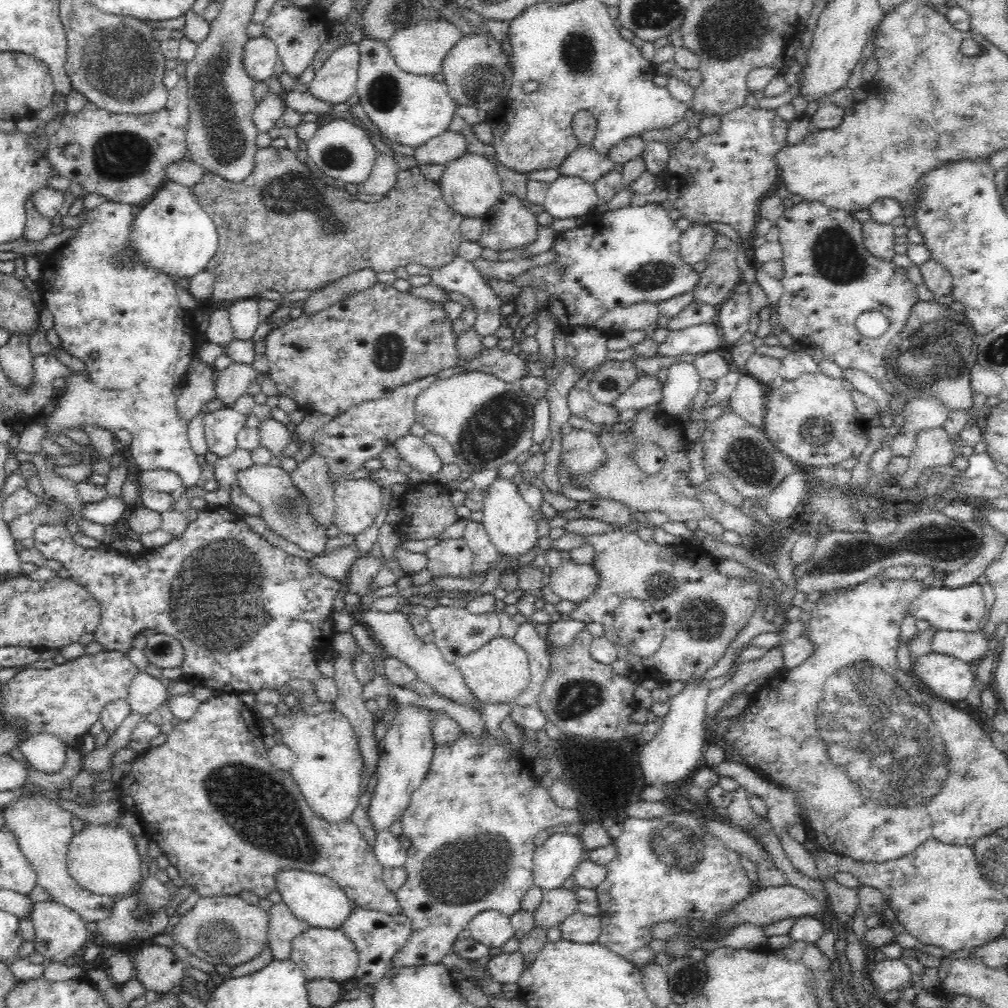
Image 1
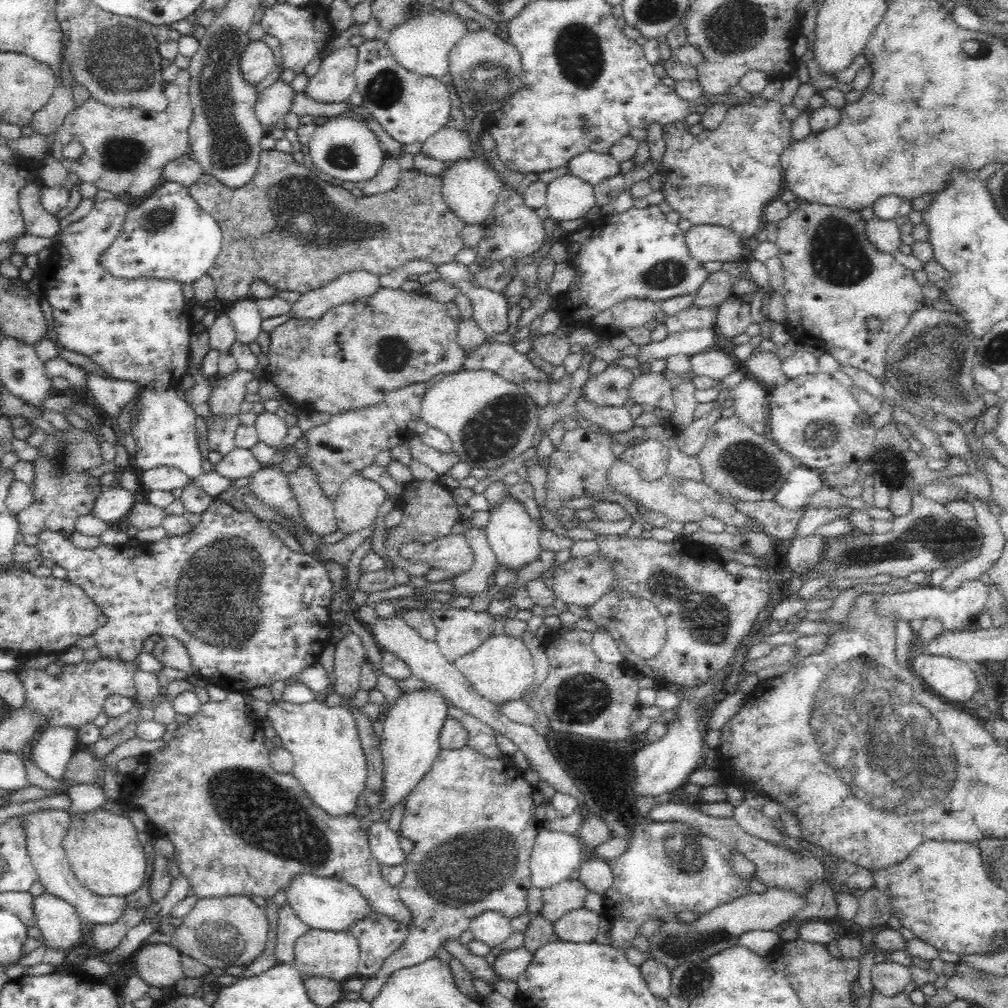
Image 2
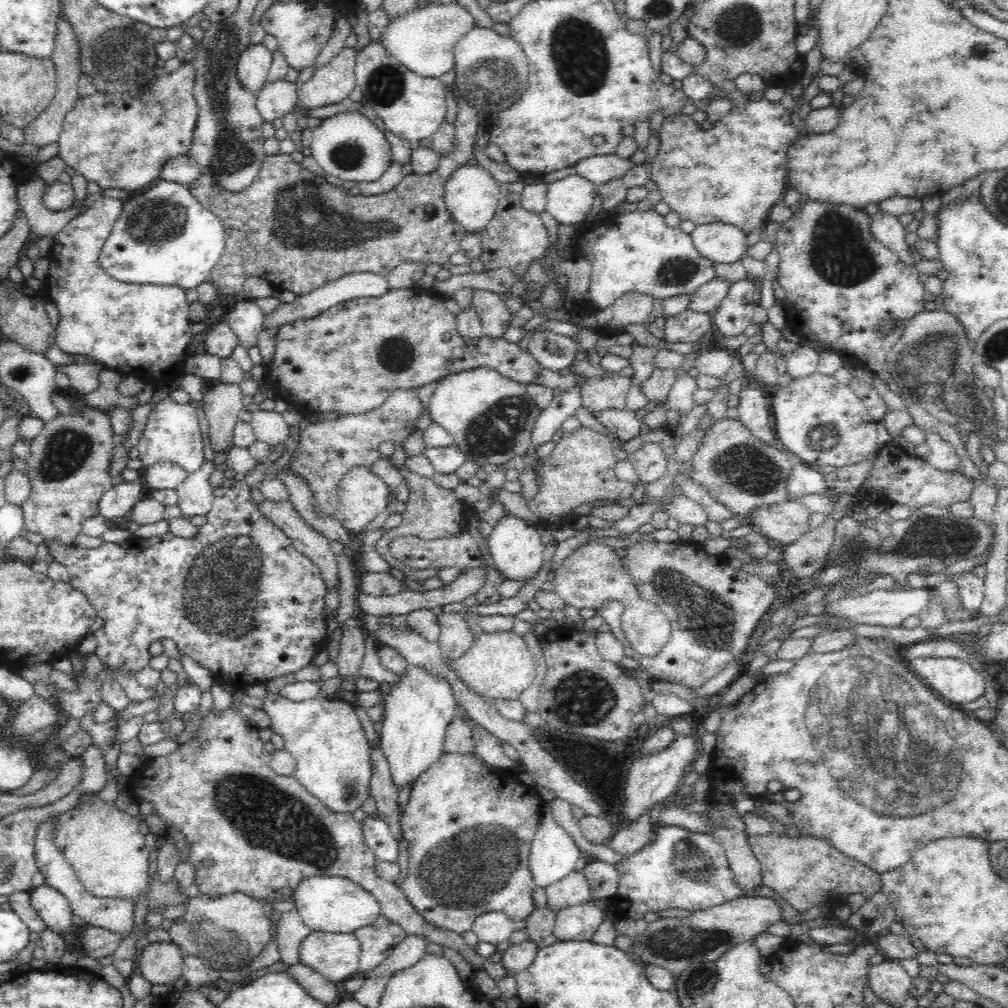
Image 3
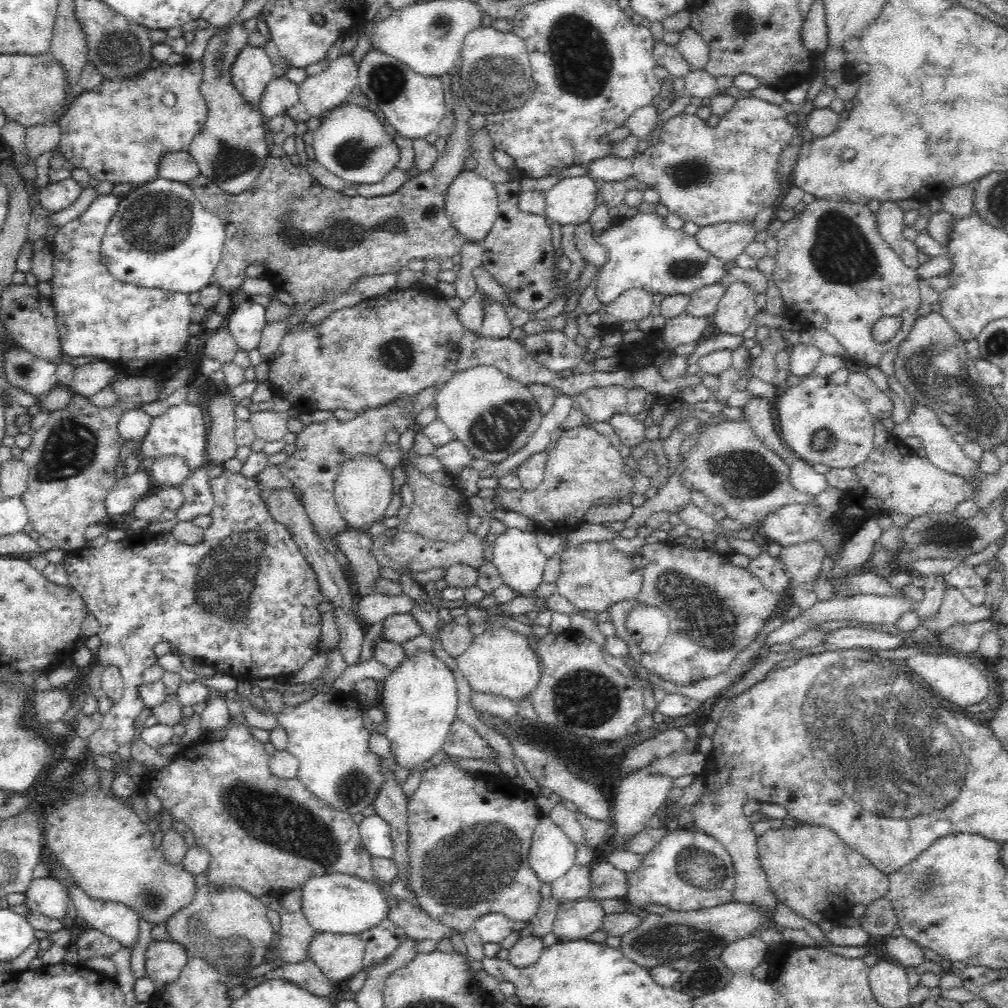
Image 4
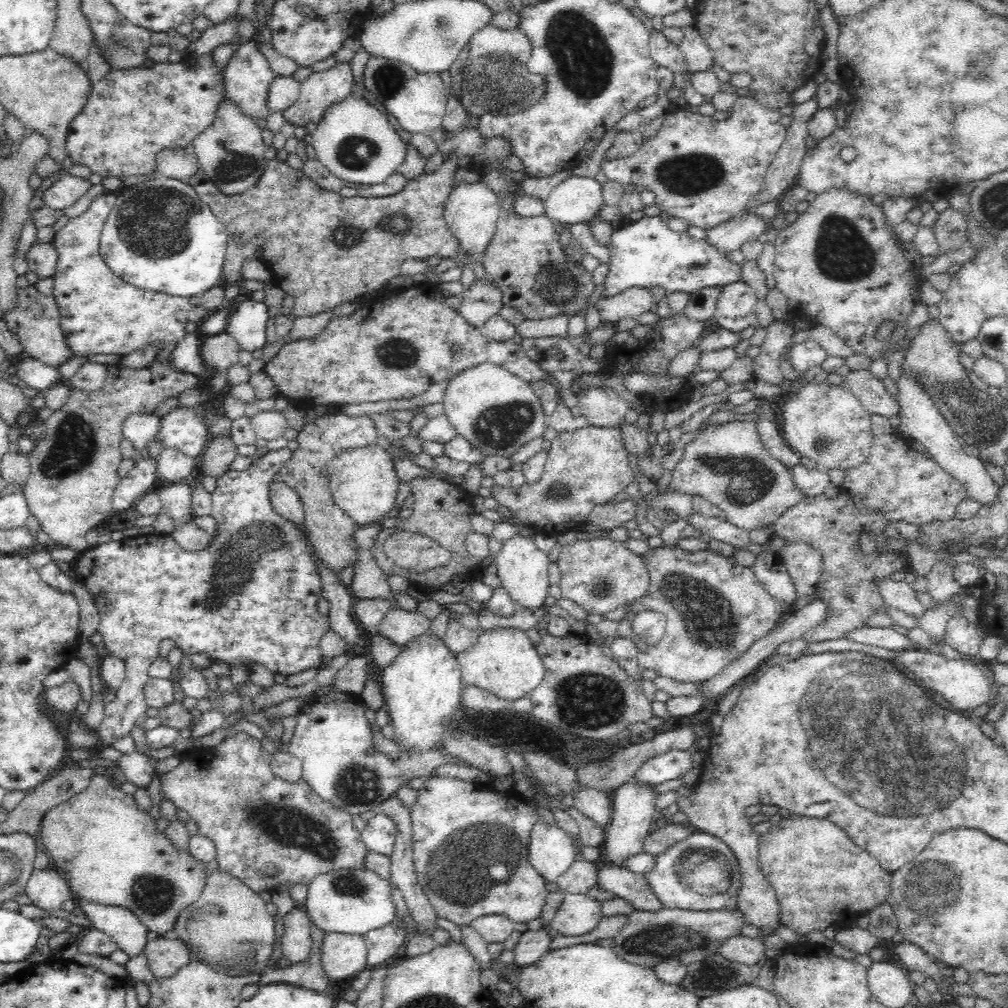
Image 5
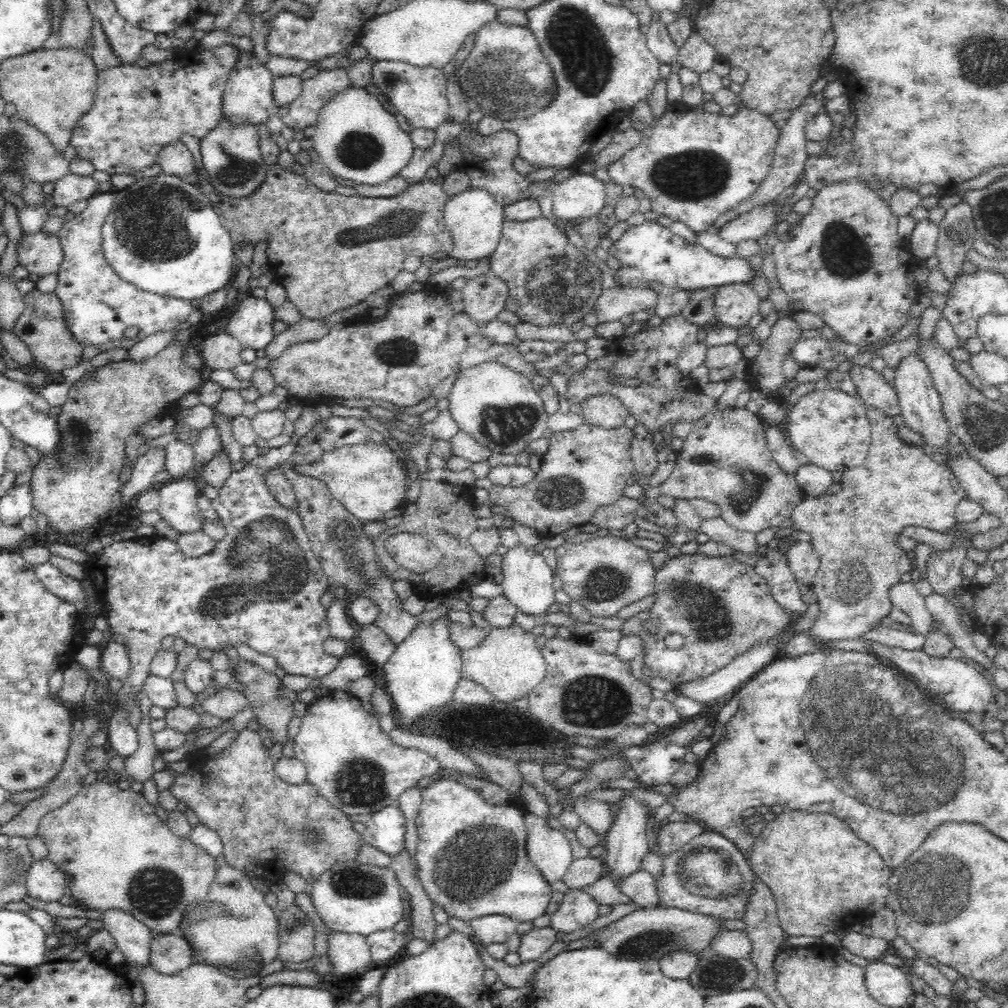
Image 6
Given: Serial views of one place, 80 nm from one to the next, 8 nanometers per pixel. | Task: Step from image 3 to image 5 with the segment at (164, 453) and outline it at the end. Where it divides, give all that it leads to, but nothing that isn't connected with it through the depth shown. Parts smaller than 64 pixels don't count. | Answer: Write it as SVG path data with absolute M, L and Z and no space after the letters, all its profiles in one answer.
M201 406L174 408L160 418L160 428L152 441L159 442L160 448L178 449L198 465L208 439L203 412Z

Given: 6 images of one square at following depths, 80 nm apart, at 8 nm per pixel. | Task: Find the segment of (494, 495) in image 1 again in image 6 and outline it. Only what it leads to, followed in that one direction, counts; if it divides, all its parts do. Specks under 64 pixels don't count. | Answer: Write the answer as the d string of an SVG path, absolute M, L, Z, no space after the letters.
M518 542L503 555L500 563L501 586L503 594L523 613L540 616L550 613L554 608L555 589L553 570L546 563L543 554Z

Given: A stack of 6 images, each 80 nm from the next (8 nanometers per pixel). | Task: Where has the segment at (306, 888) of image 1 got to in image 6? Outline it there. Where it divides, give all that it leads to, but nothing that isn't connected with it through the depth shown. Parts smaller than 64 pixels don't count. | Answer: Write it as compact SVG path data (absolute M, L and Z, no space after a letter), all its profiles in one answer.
M358 861L338 863L321 874L310 884L309 896L322 922L334 932L358 933L366 936L376 930L393 928L406 914L402 890L394 871L390 868L360 864Z

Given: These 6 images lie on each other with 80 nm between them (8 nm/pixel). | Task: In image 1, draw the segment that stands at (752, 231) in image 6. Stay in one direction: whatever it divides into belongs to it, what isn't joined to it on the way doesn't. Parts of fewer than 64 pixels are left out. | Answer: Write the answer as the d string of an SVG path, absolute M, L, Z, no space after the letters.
M692 226L682 231L678 242L678 255L684 263L695 267L704 258L714 242L714 231L706 226Z

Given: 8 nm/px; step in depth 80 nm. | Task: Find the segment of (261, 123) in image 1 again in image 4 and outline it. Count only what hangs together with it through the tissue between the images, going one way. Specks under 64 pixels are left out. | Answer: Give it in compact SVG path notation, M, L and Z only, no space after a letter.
M287 77L274 78L261 95L258 104L259 112L264 121L274 116L284 116L288 110L298 103L299 86L290 82Z

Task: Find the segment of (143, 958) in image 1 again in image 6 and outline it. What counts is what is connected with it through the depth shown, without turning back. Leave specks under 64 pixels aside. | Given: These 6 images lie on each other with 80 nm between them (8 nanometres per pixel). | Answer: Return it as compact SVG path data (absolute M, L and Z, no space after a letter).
M178 932L159 934L150 942L148 960L156 972L176 974L194 962L193 947Z

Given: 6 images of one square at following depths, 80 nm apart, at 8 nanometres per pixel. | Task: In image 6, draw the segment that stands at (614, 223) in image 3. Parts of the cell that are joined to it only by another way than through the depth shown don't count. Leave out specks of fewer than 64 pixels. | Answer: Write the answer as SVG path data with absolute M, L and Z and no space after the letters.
M646 220L640 226L629 227L617 240L615 240L607 253L617 261L619 268L615 272L616 287L647 286L649 282L660 282L663 286L678 288L678 290L695 291L698 289L719 287L730 283L749 283L754 278L748 259L736 255L734 258L722 258L712 254L706 247L694 240L684 240L674 234L668 227L662 226L657 221Z

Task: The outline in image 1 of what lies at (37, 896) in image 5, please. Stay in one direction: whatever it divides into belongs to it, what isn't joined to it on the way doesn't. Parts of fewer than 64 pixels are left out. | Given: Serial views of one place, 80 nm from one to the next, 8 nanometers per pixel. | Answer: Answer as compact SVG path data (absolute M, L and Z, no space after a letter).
M54 901L35 902L34 910L31 914L35 938L31 945L34 952L49 959L49 962L64 963L68 958L73 958L75 962L81 962L81 956L86 948L85 921L76 912L64 906L64 904Z

